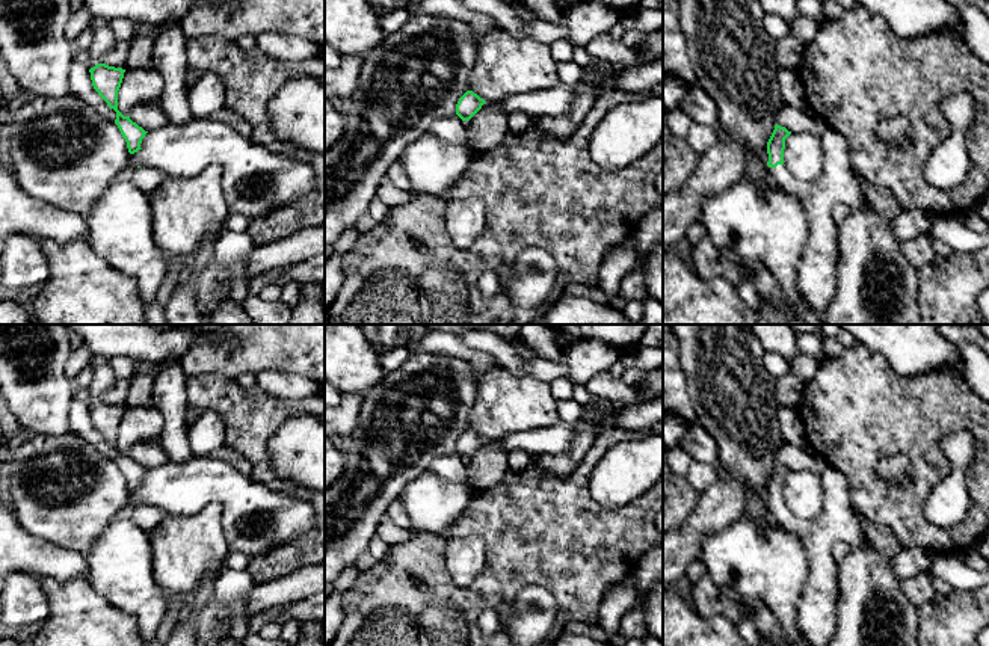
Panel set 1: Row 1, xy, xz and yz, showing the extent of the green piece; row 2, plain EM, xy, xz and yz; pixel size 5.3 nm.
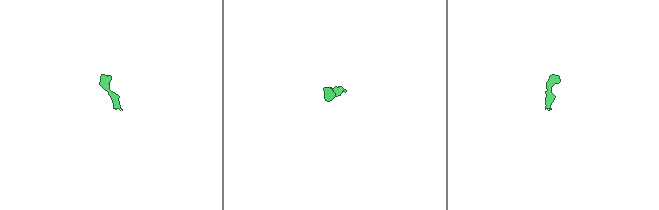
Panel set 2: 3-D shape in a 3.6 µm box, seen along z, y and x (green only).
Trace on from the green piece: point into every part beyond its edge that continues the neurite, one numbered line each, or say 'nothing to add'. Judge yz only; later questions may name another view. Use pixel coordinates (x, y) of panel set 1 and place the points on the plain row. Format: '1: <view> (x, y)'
1: yz (837, 522)

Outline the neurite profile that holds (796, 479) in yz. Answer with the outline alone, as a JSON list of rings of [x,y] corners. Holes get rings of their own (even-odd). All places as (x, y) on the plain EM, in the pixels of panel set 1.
[[[791,471],[785,477],[784,503],[799,519],[817,518],[824,504],[821,475],[812,471]]]

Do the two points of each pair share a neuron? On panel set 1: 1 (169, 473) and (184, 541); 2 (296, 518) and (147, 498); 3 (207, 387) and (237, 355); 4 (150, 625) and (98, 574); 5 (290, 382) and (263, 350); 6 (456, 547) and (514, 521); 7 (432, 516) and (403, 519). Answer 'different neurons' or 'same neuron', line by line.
1: different neurons
2: same neuron
3: different neurons
4: same neuron
5: different neurons
6: different neurons
7: different neurons

